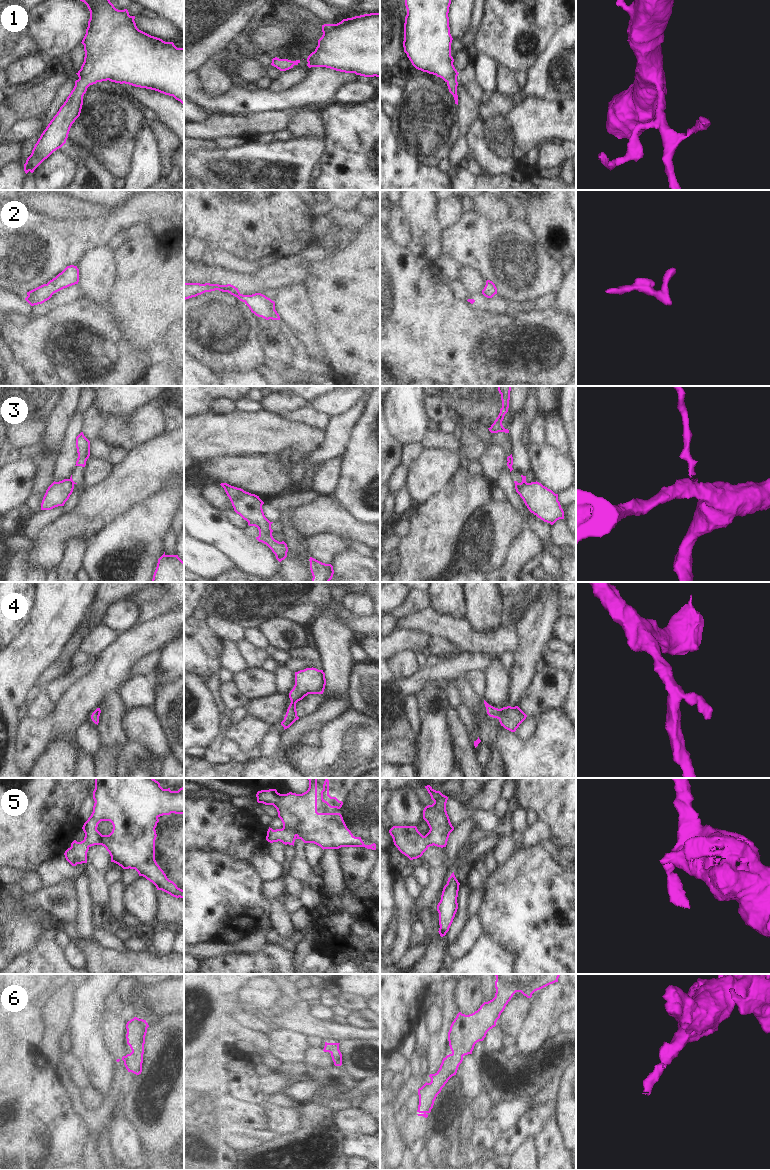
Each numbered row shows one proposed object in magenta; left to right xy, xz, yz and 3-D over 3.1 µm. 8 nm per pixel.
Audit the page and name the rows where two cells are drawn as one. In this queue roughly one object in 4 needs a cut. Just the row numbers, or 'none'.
3

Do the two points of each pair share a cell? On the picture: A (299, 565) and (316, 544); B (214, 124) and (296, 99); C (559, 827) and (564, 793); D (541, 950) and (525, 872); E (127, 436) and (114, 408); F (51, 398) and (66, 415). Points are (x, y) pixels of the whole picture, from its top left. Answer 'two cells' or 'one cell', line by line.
A: two cells
B: two cells
C: one cell
D: one cell
E: two cells
F: two cells

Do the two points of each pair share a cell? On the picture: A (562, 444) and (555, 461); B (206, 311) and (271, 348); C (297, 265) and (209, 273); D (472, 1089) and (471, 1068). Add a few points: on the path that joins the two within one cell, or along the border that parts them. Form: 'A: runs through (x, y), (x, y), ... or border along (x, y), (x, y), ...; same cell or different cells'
A: border along (546, 443), (555, 447), (565, 456); different cells
B: border along (261, 327), (258, 333), (258, 341), (268, 363); different cells
C: runs through (275, 276), (264, 279), (231, 278); same cell
D: runs through (472, 1084), (472, 1073); same cell

